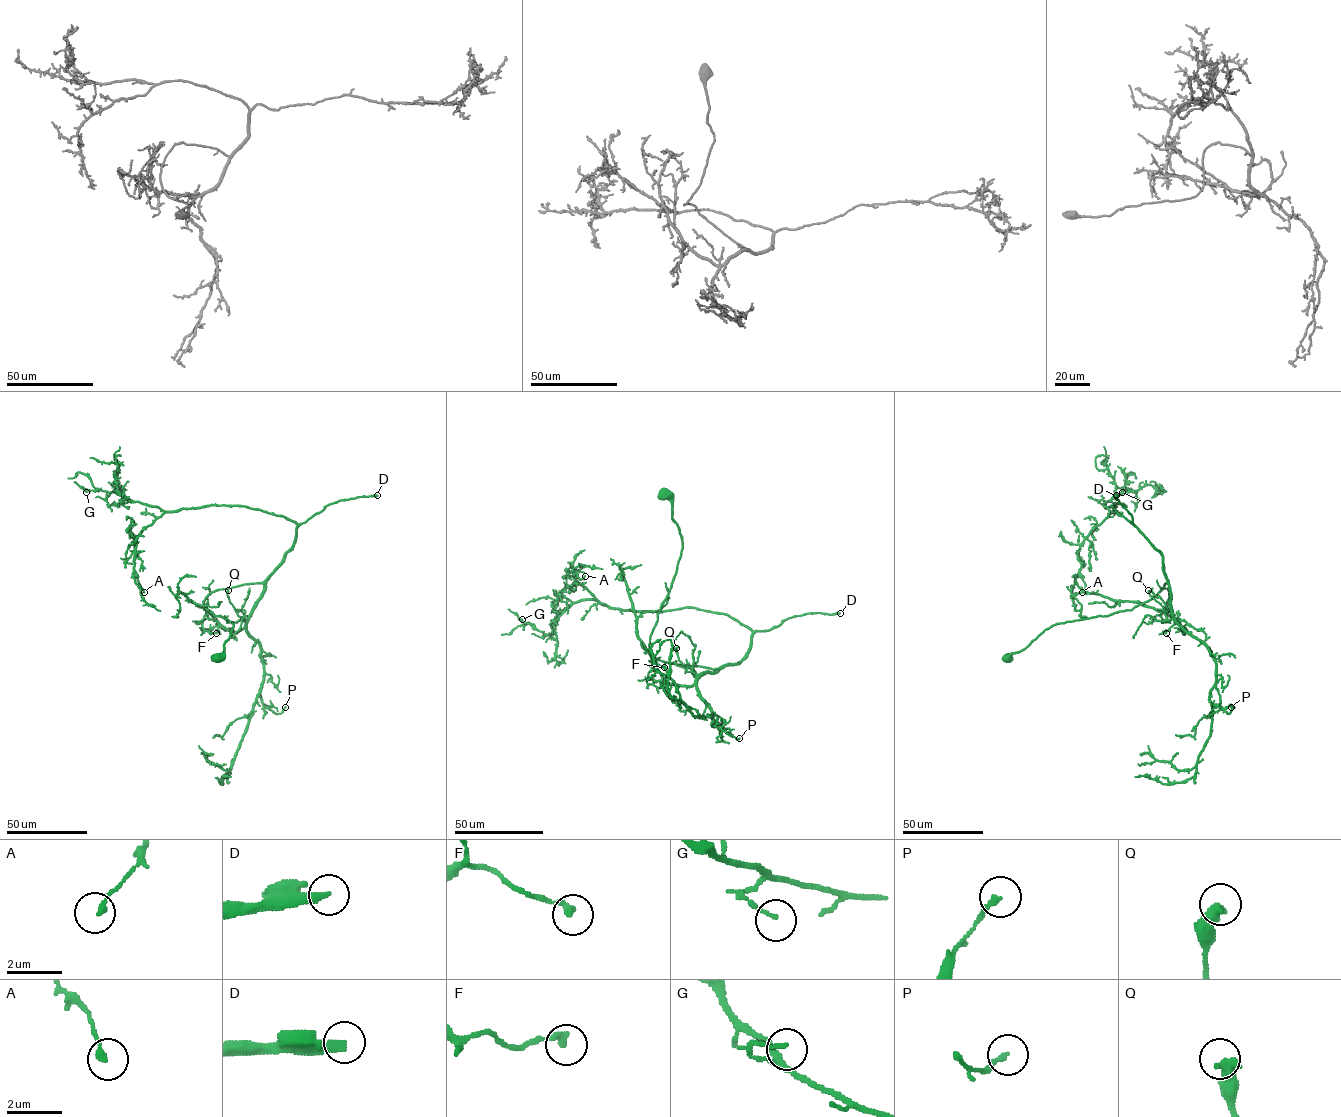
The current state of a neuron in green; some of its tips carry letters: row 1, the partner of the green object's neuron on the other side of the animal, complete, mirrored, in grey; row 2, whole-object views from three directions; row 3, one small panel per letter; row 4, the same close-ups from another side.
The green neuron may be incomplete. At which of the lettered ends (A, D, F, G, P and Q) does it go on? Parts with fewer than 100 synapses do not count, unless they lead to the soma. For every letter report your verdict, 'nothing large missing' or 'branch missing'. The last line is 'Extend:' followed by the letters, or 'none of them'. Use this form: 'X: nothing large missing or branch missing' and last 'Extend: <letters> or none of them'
A: nothing large missing
D: branch missing
F: nothing large missing
G: nothing large missing
P: nothing large missing
Q: nothing large missing
Extend: D

